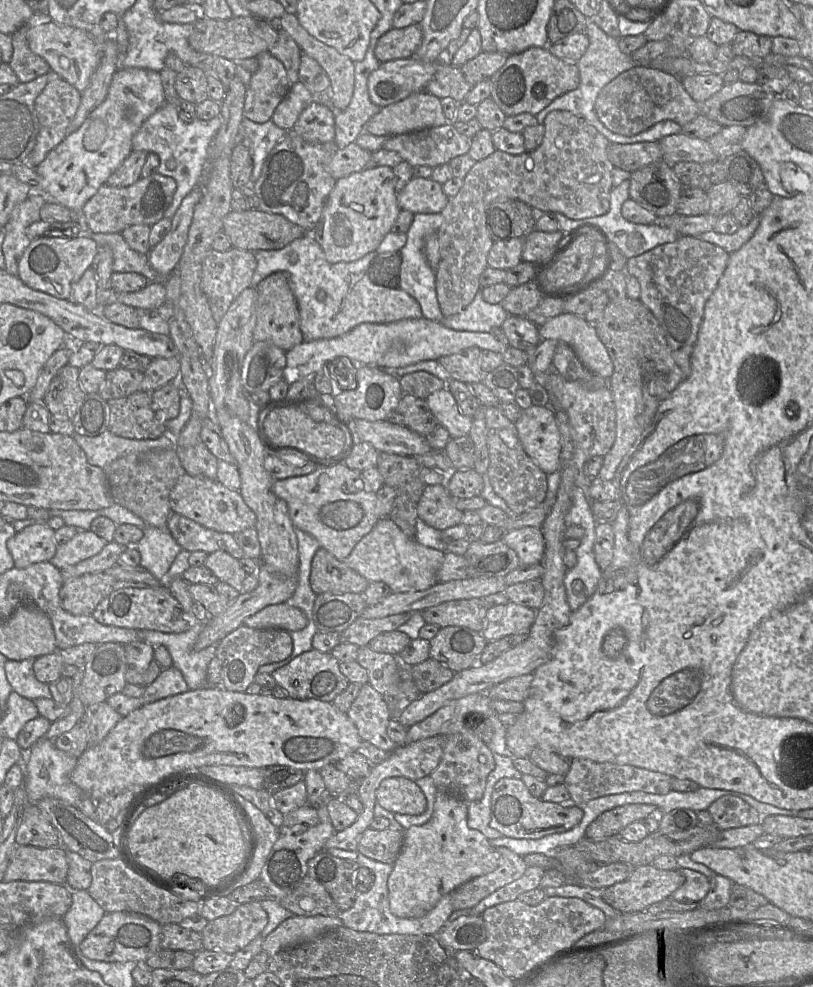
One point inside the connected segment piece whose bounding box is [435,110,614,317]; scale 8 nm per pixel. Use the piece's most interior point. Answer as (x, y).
(569, 172)

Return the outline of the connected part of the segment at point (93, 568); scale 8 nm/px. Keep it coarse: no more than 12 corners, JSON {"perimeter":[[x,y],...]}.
{"perimeter":[[114,540],[98,554],[62,569],[63,582],[109,571],[125,548]]}

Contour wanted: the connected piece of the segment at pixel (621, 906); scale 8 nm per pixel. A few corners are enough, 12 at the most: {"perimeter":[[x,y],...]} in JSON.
{"perimeter":[[634,867],[601,890],[621,913],[646,910],[684,883],[677,870]]}

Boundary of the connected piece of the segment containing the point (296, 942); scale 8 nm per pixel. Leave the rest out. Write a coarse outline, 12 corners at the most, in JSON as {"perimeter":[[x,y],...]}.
{"perimeter":[[292,916],[263,939],[269,957],[343,926],[338,916]]}

